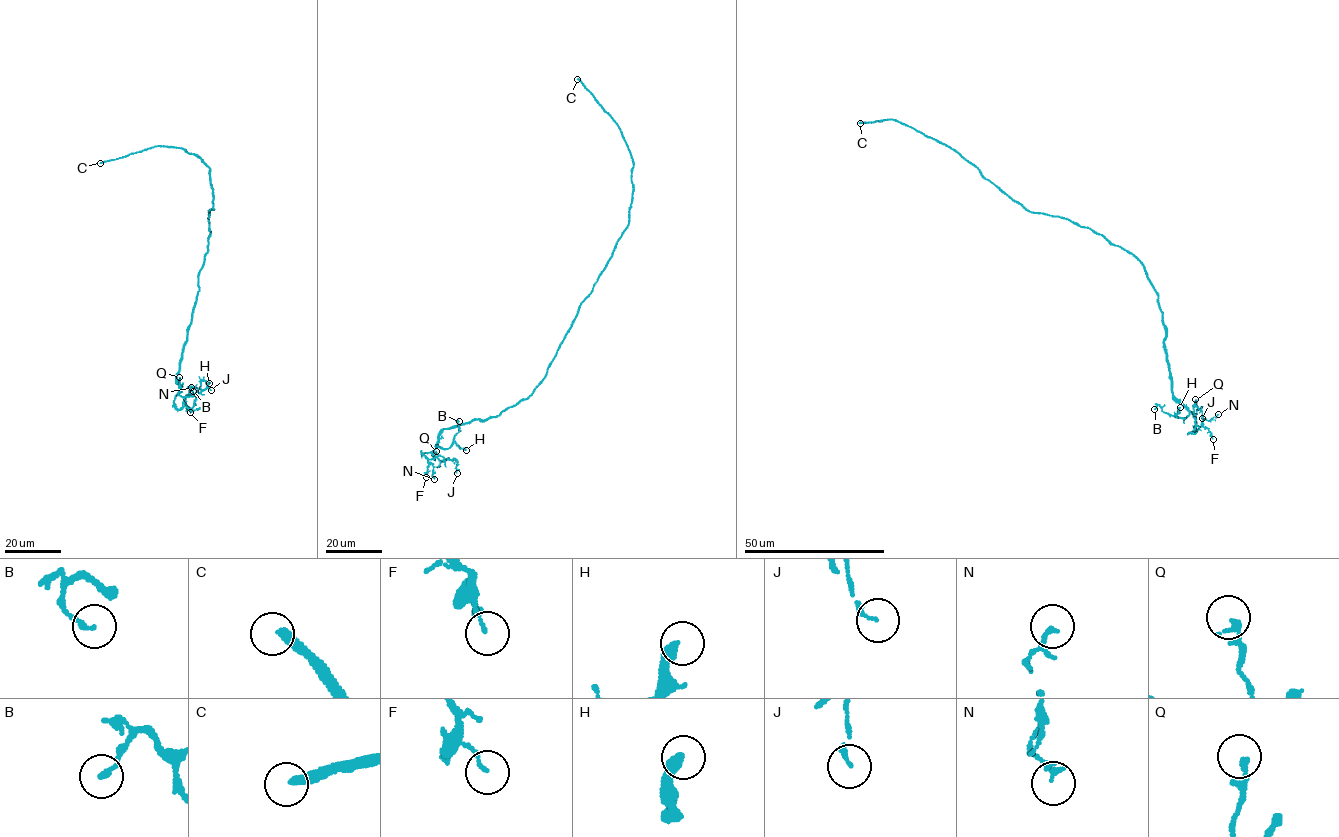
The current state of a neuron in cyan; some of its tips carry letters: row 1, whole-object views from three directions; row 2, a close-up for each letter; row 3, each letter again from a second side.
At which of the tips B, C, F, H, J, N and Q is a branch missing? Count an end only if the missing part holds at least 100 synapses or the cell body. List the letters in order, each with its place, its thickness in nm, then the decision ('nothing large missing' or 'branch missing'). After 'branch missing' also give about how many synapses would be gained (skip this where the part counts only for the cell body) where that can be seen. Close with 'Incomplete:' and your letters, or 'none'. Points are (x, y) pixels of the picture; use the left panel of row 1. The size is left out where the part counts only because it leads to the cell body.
B: place (193, 391); calibre 160 nm; nothing large missing
C: place (100, 163); calibre 300 nm; branch missing; 250 synapses
F: place (190, 412); calibre 110 nm; nothing large missing
H: place (209, 383); calibre 360 nm; nothing large missing
J: place (211, 390); calibre 150 nm; nothing large missing
N: place (191, 387); calibre 120 nm; nothing large missing
Q: place (179, 377); calibre 190 nm; nothing large missing
Incomplete: C

